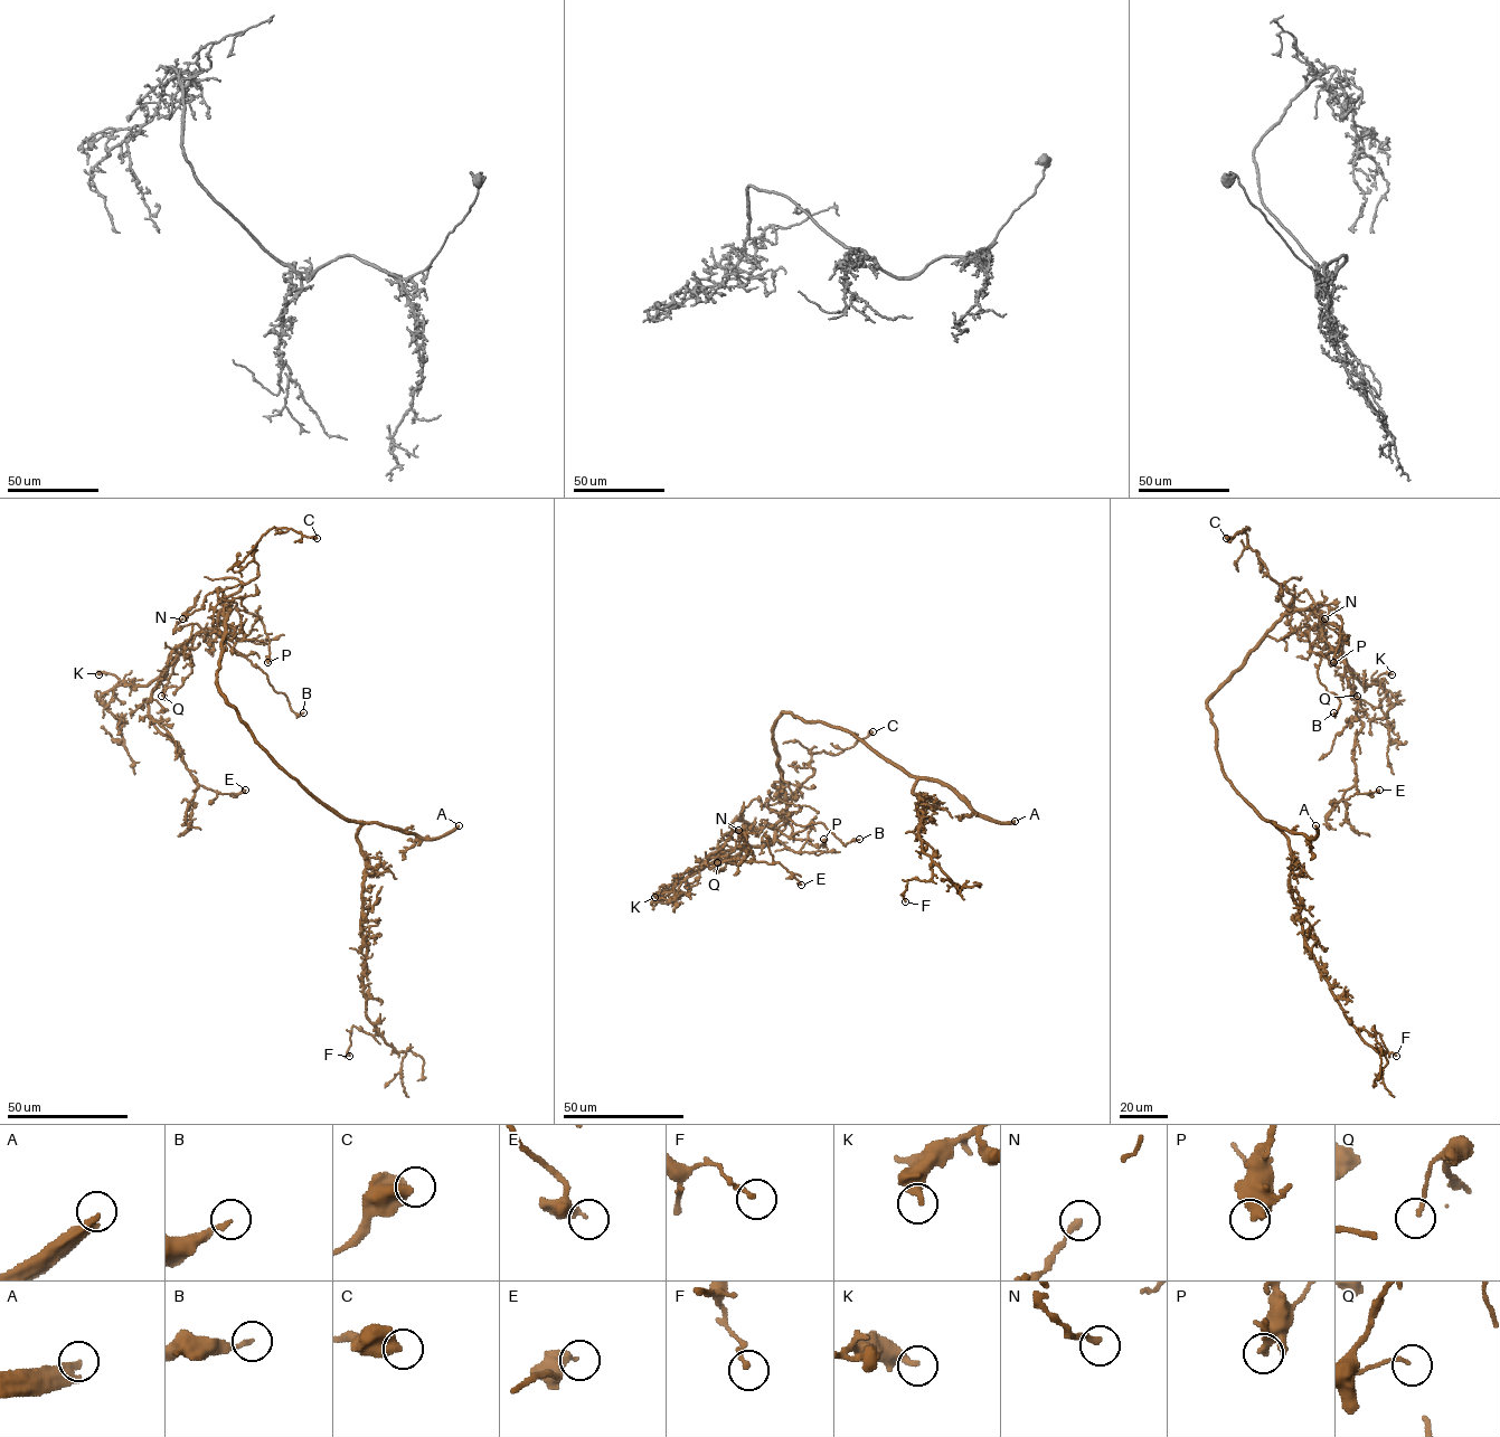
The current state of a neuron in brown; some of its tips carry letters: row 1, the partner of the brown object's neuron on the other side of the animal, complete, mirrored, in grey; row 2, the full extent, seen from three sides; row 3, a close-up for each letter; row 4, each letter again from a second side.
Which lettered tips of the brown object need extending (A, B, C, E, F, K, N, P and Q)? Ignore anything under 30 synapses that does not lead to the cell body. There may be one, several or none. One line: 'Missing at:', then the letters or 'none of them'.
Missing at: A

